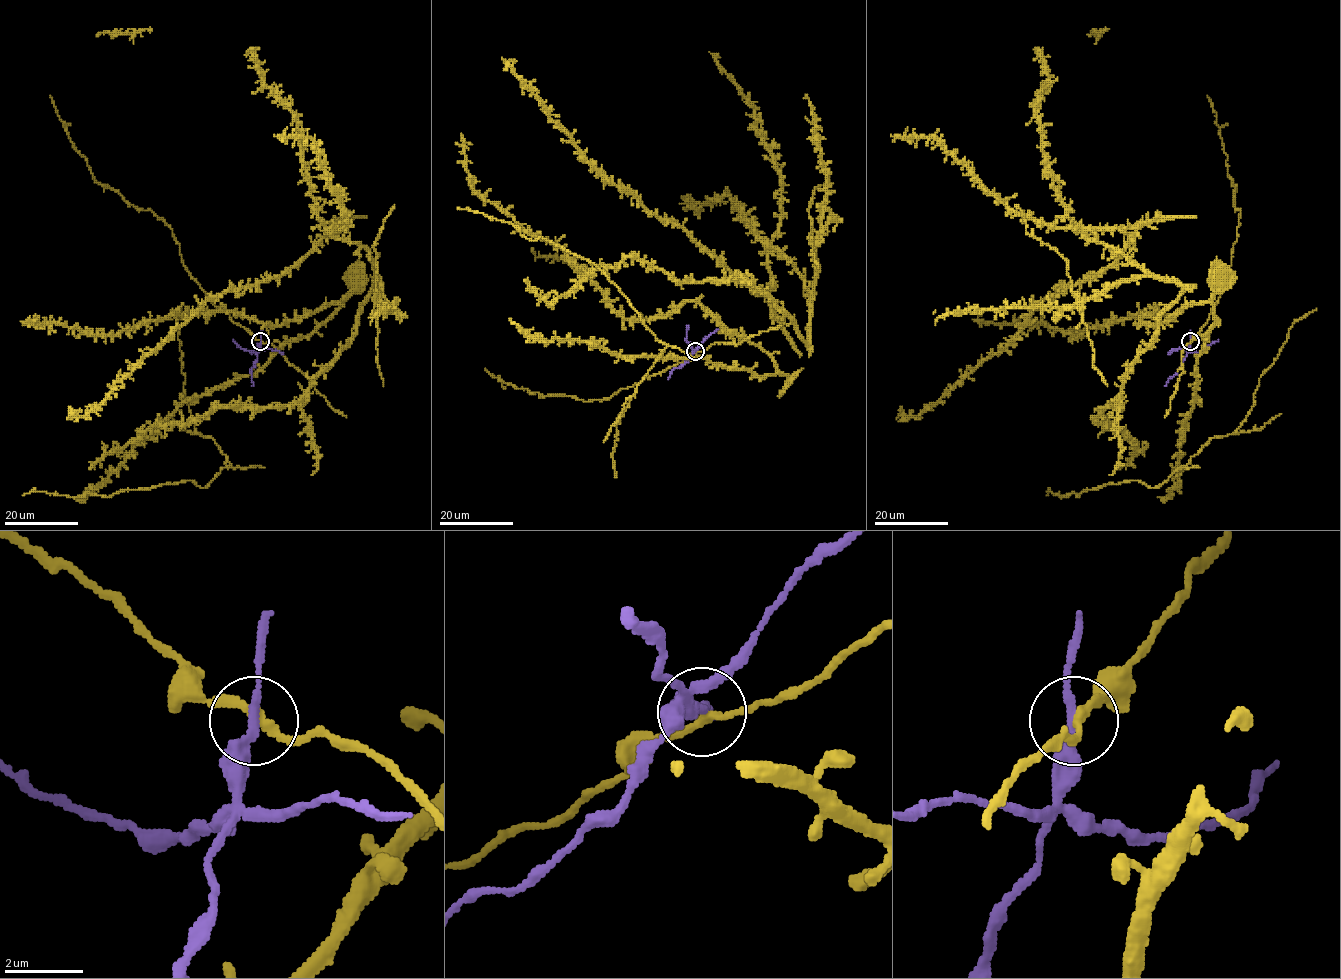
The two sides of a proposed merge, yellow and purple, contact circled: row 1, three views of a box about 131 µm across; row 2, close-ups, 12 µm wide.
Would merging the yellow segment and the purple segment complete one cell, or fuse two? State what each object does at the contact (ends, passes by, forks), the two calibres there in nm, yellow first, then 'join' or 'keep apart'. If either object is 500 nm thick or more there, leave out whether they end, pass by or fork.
yellow passes by; purple passes by; calibres 190 and 240 nm; keep apart

